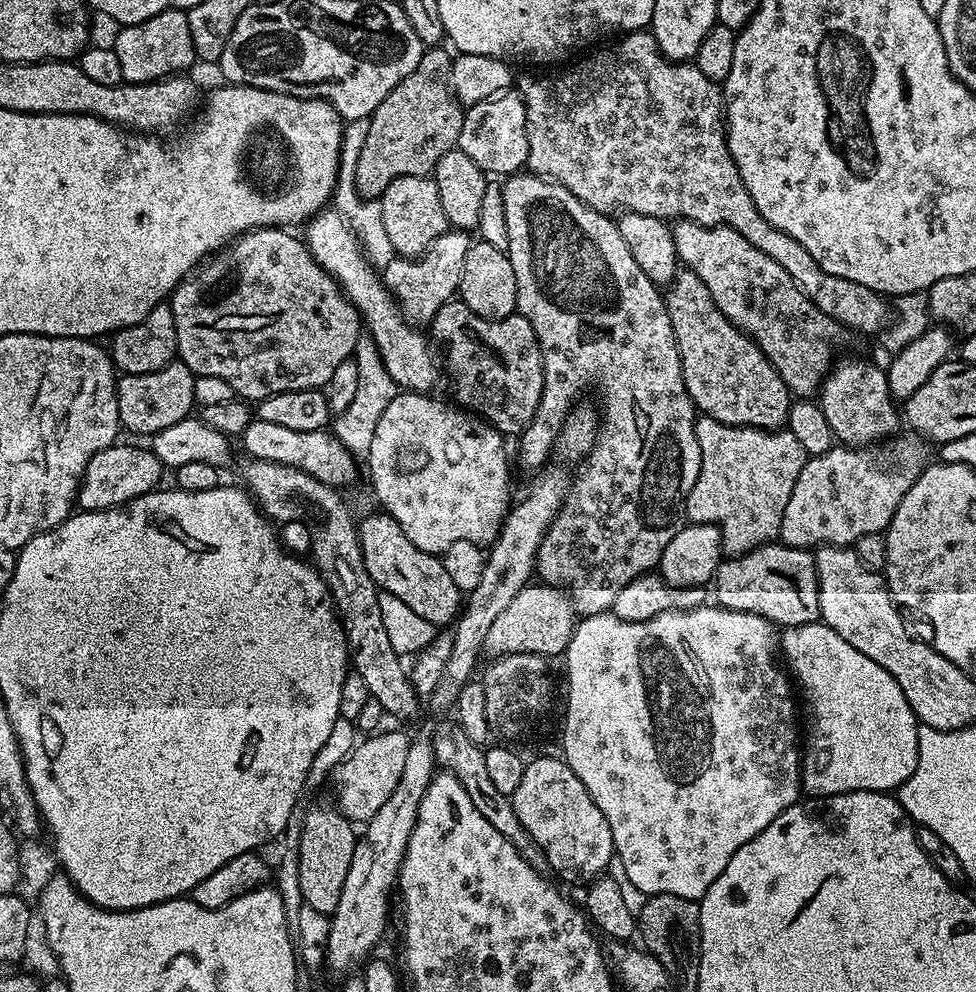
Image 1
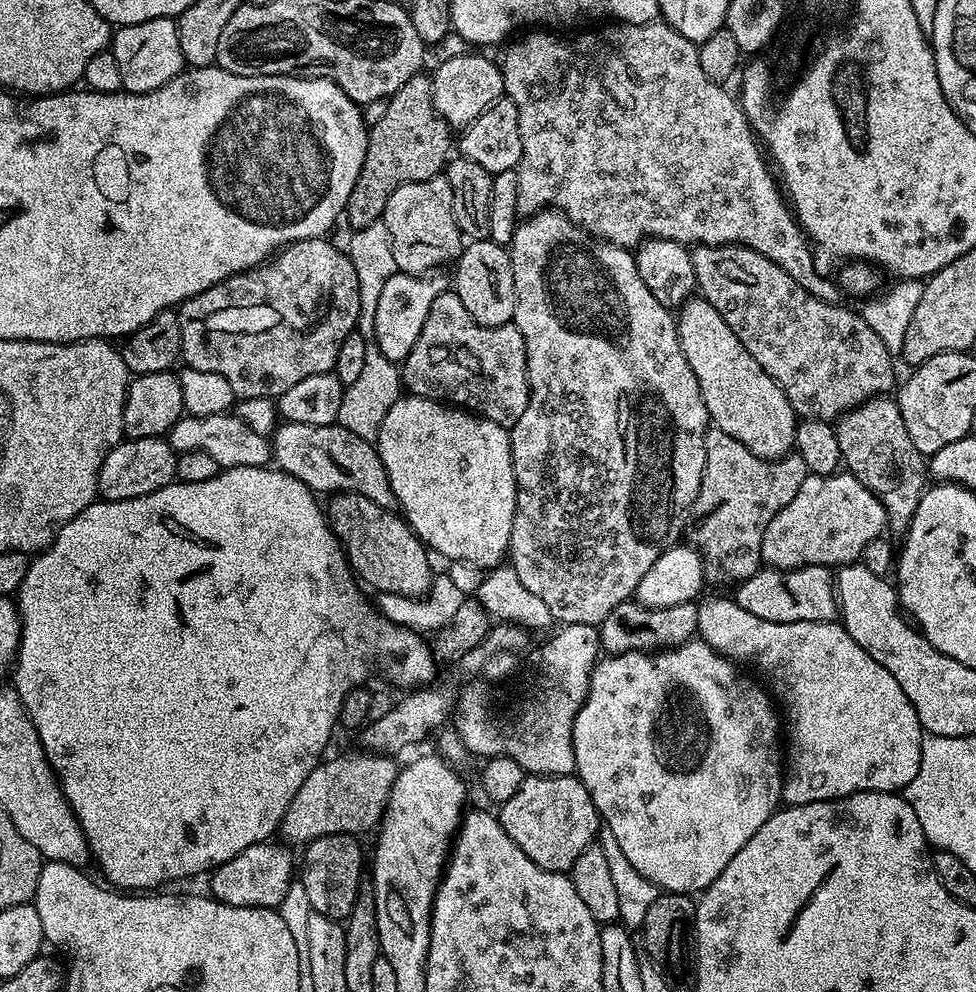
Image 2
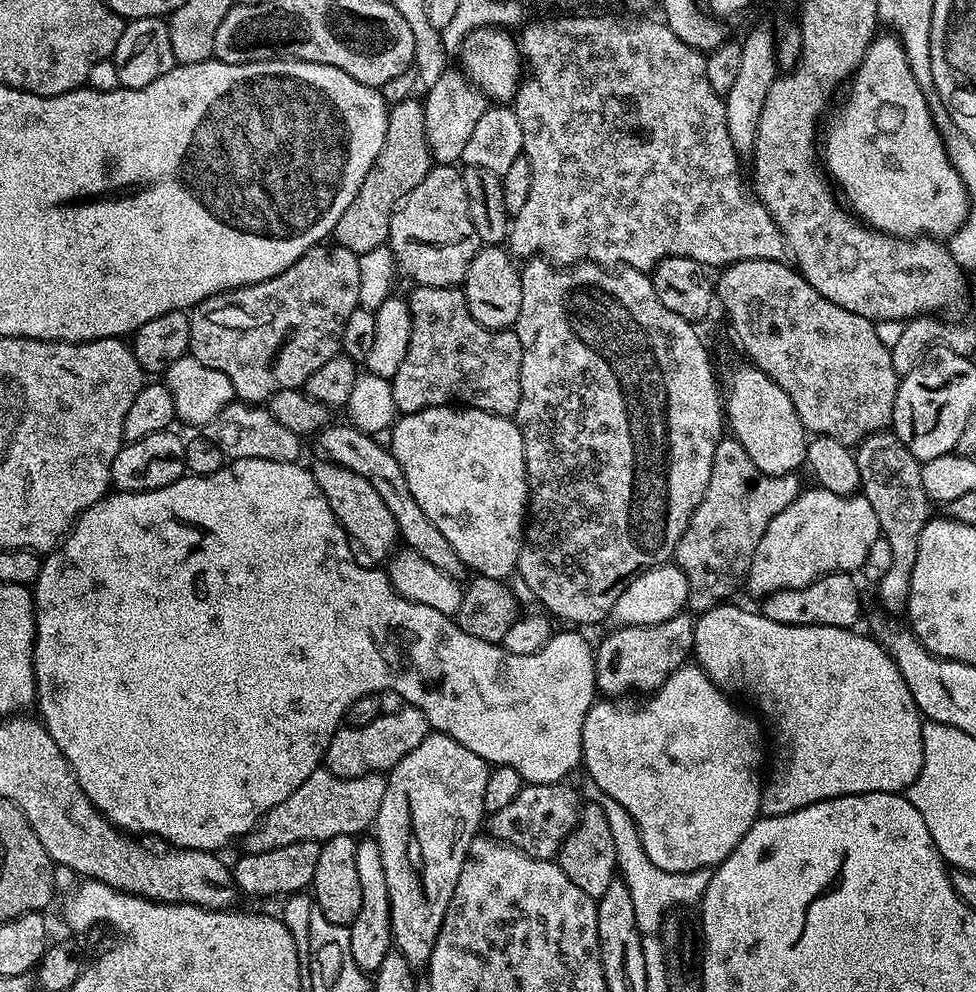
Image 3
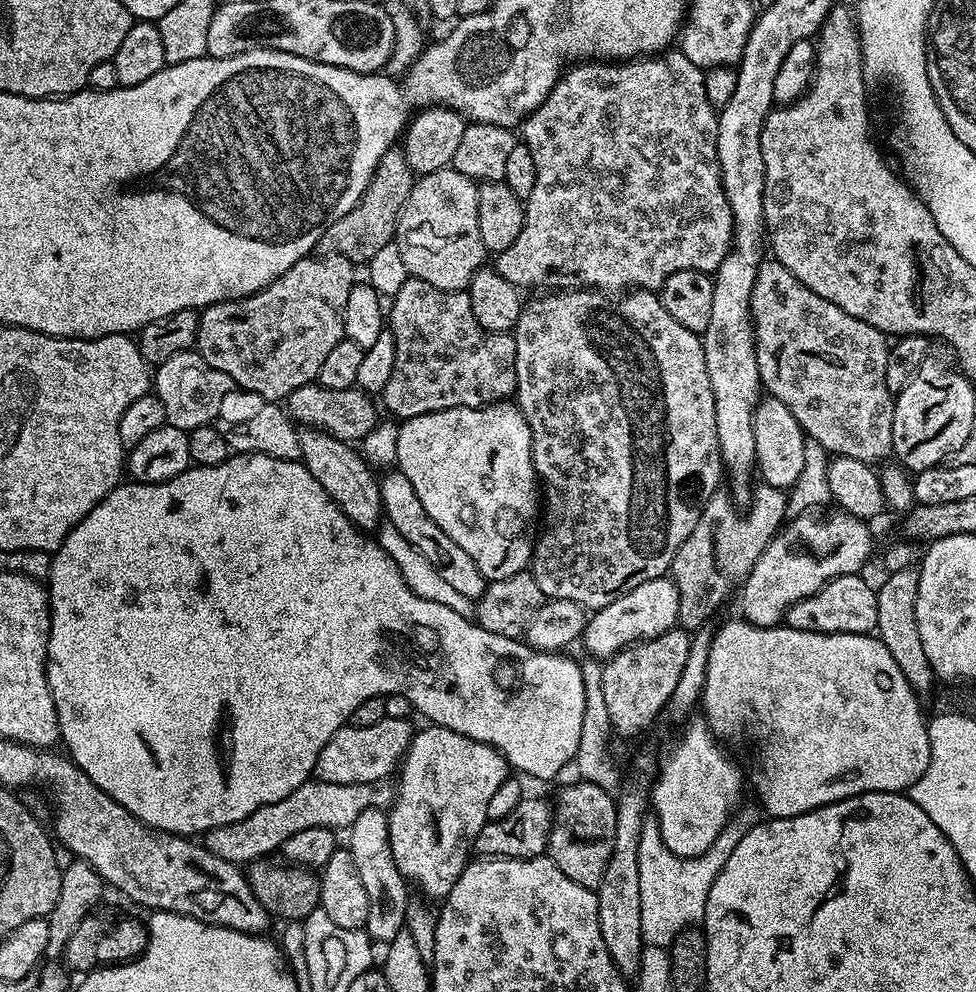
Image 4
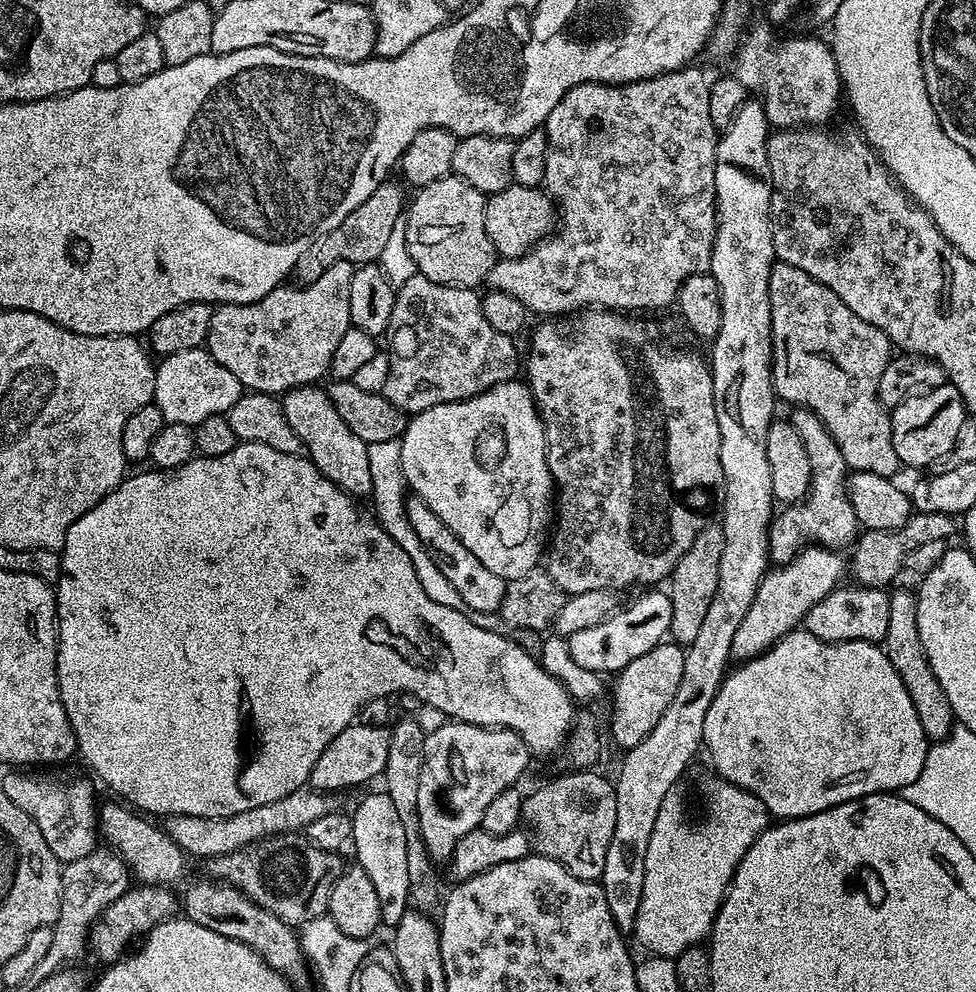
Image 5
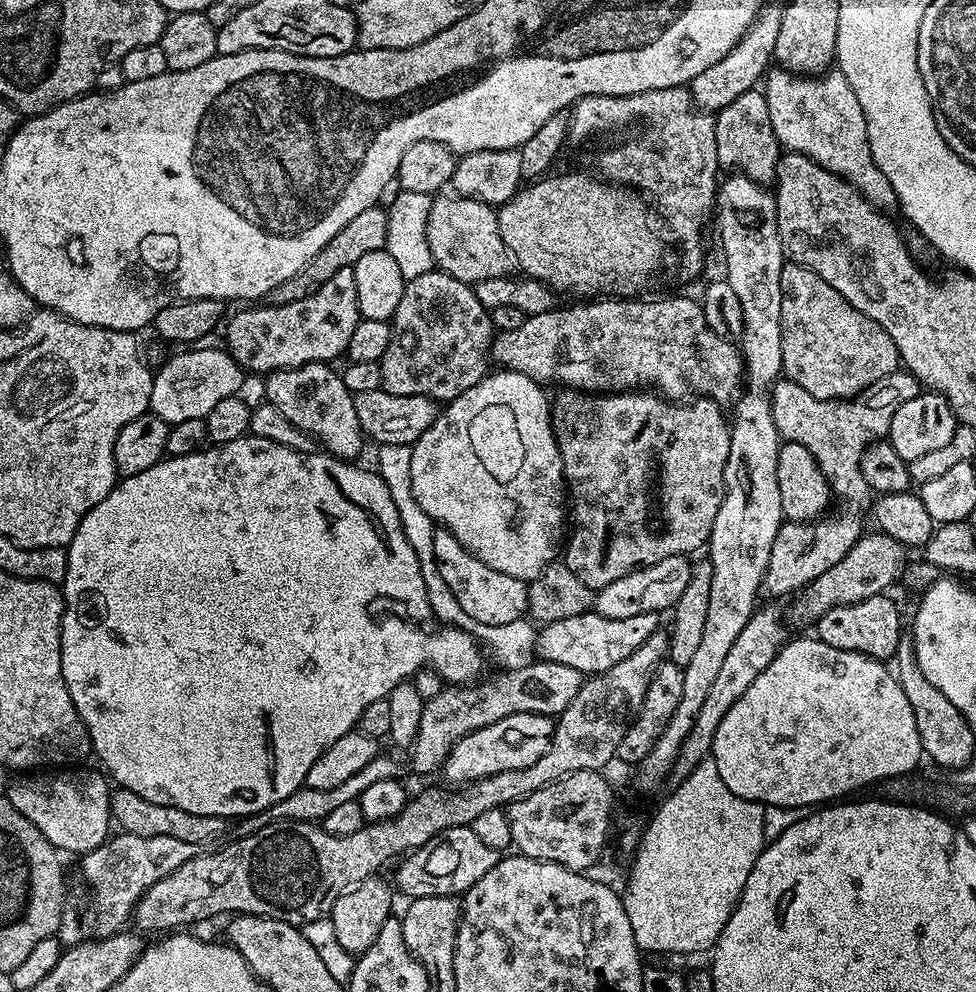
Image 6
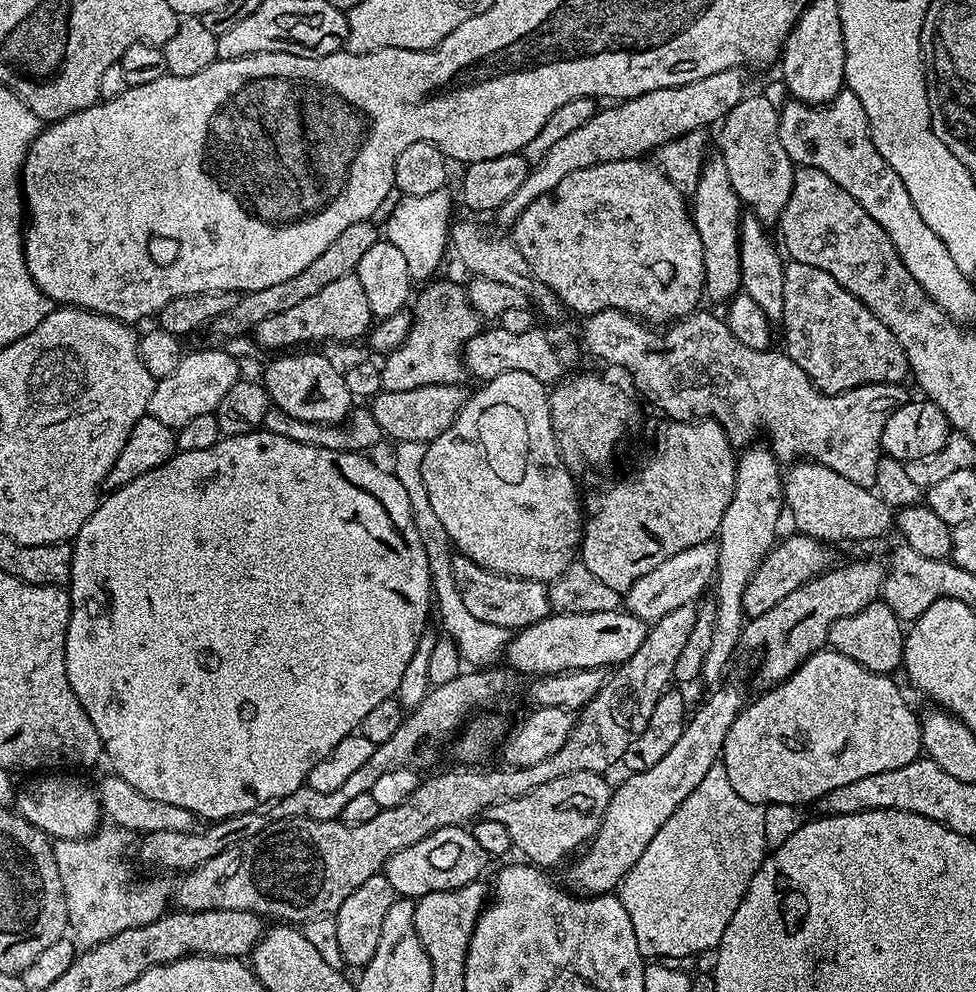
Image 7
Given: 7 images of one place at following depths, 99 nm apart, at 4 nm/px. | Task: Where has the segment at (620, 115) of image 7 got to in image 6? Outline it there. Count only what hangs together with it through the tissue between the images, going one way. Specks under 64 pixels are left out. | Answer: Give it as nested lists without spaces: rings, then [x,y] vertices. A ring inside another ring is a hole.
[[[772,2],[764,3],[754,22],[744,31],[744,36],[734,46],[734,50],[730,50],[730,54],[726,54],[722,62],[714,62],[710,70],[702,70],[702,74],[698,74],[698,78],[692,80],[690,91],[697,109],[709,114],[721,112],[723,108],[730,106],[730,102],[734,102],[734,98],[746,94],[746,90],[757,87],[761,83],[774,58],[778,42],[778,26],[782,22],[783,13],[783,7],[779,3],[777,5]]]

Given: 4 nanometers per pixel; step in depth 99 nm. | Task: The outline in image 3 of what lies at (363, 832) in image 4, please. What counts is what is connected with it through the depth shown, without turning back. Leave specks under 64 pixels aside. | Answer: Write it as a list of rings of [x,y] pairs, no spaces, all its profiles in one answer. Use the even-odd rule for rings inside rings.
[[[361,839],[356,845],[358,883],[362,886],[362,910],[358,910],[358,918],[354,918],[354,922],[348,928],[348,933],[350,934],[350,950],[354,954],[354,962],[364,973],[374,974],[382,966],[382,958],[386,958],[386,954],[393,951],[394,948],[392,943],[392,911],[386,886],[386,870],[382,870],[380,847],[377,846],[375,839],[364,839]]]

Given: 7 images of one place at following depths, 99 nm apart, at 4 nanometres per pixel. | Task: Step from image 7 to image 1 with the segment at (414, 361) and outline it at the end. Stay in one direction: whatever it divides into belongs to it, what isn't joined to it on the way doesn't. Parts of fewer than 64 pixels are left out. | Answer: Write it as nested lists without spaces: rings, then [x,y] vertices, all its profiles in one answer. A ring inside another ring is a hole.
[[[453,298],[442,306],[442,310],[438,310],[438,314],[434,314],[430,325],[430,340],[438,352],[440,347],[439,355],[442,357],[443,367],[444,364],[448,367],[448,376],[456,391],[454,400],[459,407],[488,421],[508,438],[519,437],[526,426],[530,426],[542,398],[544,371],[540,343],[534,334],[534,326],[530,326],[527,318],[513,314],[501,320],[487,320],[474,314],[474,310],[470,310],[470,306],[466,306],[463,300]]]

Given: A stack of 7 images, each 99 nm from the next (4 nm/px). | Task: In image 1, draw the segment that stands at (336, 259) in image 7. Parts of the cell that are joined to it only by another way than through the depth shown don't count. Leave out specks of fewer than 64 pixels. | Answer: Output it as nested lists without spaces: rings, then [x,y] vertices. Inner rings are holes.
[[[444,46],[425,47],[416,69],[406,74],[368,117],[370,131],[356,167],[356,188],[362,195],[379,198],[394,178],[435,173],[438,158],[456,147],[465,109],[448,82],[453,57],[447,51]]]

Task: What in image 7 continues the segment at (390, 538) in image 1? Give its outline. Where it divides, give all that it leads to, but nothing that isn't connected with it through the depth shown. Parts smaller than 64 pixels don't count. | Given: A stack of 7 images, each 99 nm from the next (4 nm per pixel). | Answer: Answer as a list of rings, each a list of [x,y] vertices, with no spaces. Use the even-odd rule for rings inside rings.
[[[308,350],[277,355],[280,356],[277,360],[265,366],[262,383],[271,407],[286,410],[290,418],[302,418],[302,422],[339,424],[347,420],[354,407],[354,397],[346,390],[343,371],[339,367],[336,369],[326,357],[304,351]]]

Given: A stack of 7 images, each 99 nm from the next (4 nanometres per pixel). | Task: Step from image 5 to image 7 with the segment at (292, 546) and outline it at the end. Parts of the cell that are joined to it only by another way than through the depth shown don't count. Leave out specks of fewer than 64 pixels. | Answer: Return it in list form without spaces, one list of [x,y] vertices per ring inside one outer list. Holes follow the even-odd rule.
[[[257,430],[257,431],[255,431],[255,432],[251,432],[251,433],[250,433],[250,434],[238,434],[238,435],[237,435],[237,436],[225,436],[225,437],[223,437],[223,438],[222,438],[222,439],[220,439],[220,441],[218,441],[218,442],[217,442],[217,444],[215,444],[215,445],[214,445],[214,446],[210,446],[210,447],[208,447],[208,448],[207,448],[207,450],[190,450],[190,451],[189,451],[189,452],[181,452],[181,451],[177,451],[177,453],[176,453],[176,455],[174,455],[174,456],[171,456],[171,458],[170,458],[170,459],[169,459],[169,460],[167,460],[167,461],[166,461],[166,462],[162,462],[162,466],[158,466],[158,467],[157,467],[157,468],[155,468],[155,469],[154,469],[154,470],[150,470],[150,471],[149,471],[149,472],[147,472],[147,473],[146,473],[146,474],[142,474],[142,475],[141,475],[141,476],[139,476],[139,477],[138,477],[138,478],[134,478],[134,482],[130,482],[130,483],[129,483],[129,484],[127,484],[127,485],[126,485],[126,486],[122,486],[122,487],[121,487],[121,488],[117,488],[117,489],[115,489],[115,490],[112,490],[112,491],[109,491],[109,492],[108,492],[108,493],[107,493],[107,495],[105,495],[105,496],[104,496],[104,497],[103,497],[103,499],[101,499],[101,501],[100,501],[100,503],[99,503],[99,504],[97,504],[97,506],[96,506],[96,509],[95,509],[95,510],[94,510],[94,514],[90,514],[90,518],[86,518],[86,522],[85,522],[85,523],[84,523],[84,525],[83,525],[83,526],[82,526],[82,530],[78,530],[78,534],[77,534],[77,535],[76,535],[76,538],[75,538],[75,541],[74,541],[74,543],[73,543],[73,544],[72,544],[72,578],[71,578],[71,581],[70,581],[70,595],[71,595],[71,598],[72,598],[72,613],[71,613],[71,614],[70,614],[70,622],[69,622],[69,623],[68,623],[68,629],[67,629],[67,630],[66,630],[66,674],[67,674],[67,675],[68,675],[68,677],[69,677],[69,678],[70,678],[70,686],[71,686],[71,687],[72,687],[72,689],[73,689],[73,690],[74,690],[74,694],[78,694],[78,702],[82,702],[82,706],[83,706],[83,707],[84,707],[84,709],[85,709],[85,710],[86,710],[86,714],[87,714],[87,715],[88,715],[88,717],[89,717],[89,718],[90,718],[90,722],[94,722],[94,730],[98,730],[98,738],[99,738],[99,739],[100,739],[100,740],[101,740],[101,742],[102,742],[102,743],[104,743],[104,756],[105,756],[105,757],[106,757],[106,760],[109,760],[109,762],[110,762],[110,763],[112,763],[112,768],[111,768],[111,771],[112,771],[112,772],[113,772],[113,773],[115,773],[115,775],[118,775],[118,776],[120,776],[120,777],[122,777],[122,779],[123,779],[123,780],[125,780],[125,781],[126,781],[126,782],[130,782],[130,786],[134,786],[134,790],[138,790],[138,791],[139,791],[139,792],[141,792],[141,793],[142,793],[142,794],[146,794],[146,798],[158,798],[158,802],[170,802],[170,806],[182,806],[182,810],[190,810],[190,811],[191,811],[191,812],[193,812],[193,813],[194,813],[194,815],[196,815],[196,817],[197,817],[197,818],[199,818],[199,819],[200,819],[200,820],[201,820],[201,821],[204,821],[204,822],[215,822],[215,821],[218,821],[218,820],[225,820],[225,819],[226,819],[226,818],[230,818],[230,817],[231,817],[231,816],[237,816],[237,815],[238,815],[238,814],[246,814],[246,813],[247,813],[247,812],[256,812],[256,811],[257,811],[257,810],[260,810],[260,809],[263,809],[263,808],[264,808],[264,807],[265,807],[265,806],[267,806],[267,805],[269,805],[269,804],[271,804],[271,803],[273,803],[273,802],[275,802],[275,801],[277,801],[277,800],[281,800],[281,799],[282,799],[282,797],[283,797],[283,796],[289,796],[289,795],[290,795],[290,794],[294,794],[294,790],[298,790],[298,789],[299,789],[299,788],[302,788],[302,787],[305,787],[305,784],[306,784],[306,781],[307,781],[307,779],[308,779],[308,775],[309,775],[309,774],[310,774],[310,770],[314,770],[314,766],[318,766],[318,762],[322,762],[322,758],[326,758],[326,754],[330,754],[330,750],[334,750],[334,746],[338,746],[338,742],[342,742],[342,738],[346,738],[346,737],[347,737],[347,736],[350,736],[350,735],[353,735],[353,733],[355,733],[355,732],[356,732],[356,731],[357,731],[357,729],[359,729],[359,726],[360,726],[360,723],[361,723],[361,722],[362,722],[362,718],[366,718],[366,714],[370,714],[370,710],[374,710],[374,706],[378,706],[378,702],[382,702],[382,701],[383,701],[383,700],[391,700],[391,699],[393,699],[393,697],[395,697],[395,696],[396,696],[396,691],[397,691],[397,690],[398,690],[398,686],[399,686],[399,685],[400,685],[400,683],[401,683],[401,682],[402,682],[402,670],[406,670],[406,662],[410,662],[410,658],[414,658],[414,646],[418,646],[418,638],[419,638],[419,637],[420,637],[420,635],[421,635],[421,634],[422,634],[422,630],[423,630],[423,629],[424,629],[424,627],[425,627],[425,626],[426,626],[426,625],[427,625],[427,624],[428,624],[428,623],[429,623],[429,620],[428,620],[428,608],[429,608],[429,612],[430,612],[430,601],[431,601],[431,600],[432,600],[432,599],[433,599],[433,596],[434,596],[434,593],[433,593],[433,591],[432,591],[432,575],[431,575],[431,574],[430,574],[430,562],[429,562],[429,561],[428,561],[428,559],[427,559],[427,558],[426,558],[426,550],[425,550],[425,549],[424,549],[424,547],[423,547],[423,546],[422,546],[422,538],[421,538],[421,537],[420,537],[420,535],[419,535],[419,534],[418,534],[418,526],[414,526],[414,514],[413,514],[413,513],[412,513],[412,507],[411,507],[411,506],[410,506],[410,498],[406,498],[406,490],[402,490],[402,482],[398,482],[398,478],[397,478],[397,477],[396,477],[396,476],[395,476],[395,474],[393,474],[393,473],[392,473],[392,472],[391,472],[391,471],[389,471],[389,469],[388,469],[388,472],[387,472],[387,470],[386,470],[386,469],[384,469],[384,468],[379,468],[379,466],[378,466],[378,465],[376,465],[376,464],[375,464],[375,462],[374,462],[374,461],[372,461],[372,460],[367,460],[367,458],[366,458],[366,457],[367,457],[367,455],[364,455],[364,454],[361,454],[361,453],[358,453],[358,452],[339,452],[339,451],[338,451],[338,450],[326,450],[326,449],[325,449],[325,448],[319,448],[319,447],[318,447],[318,446],[306,446],[306,445],[305,445],[305,444],[303,444],[303,443],[302,443],[302,442],[294,442],[294,438],[282,438],[282,434],[270,434],[270,433],[269,433],[269,432],[265,432],[265,431],[263,431],[263,430]]]

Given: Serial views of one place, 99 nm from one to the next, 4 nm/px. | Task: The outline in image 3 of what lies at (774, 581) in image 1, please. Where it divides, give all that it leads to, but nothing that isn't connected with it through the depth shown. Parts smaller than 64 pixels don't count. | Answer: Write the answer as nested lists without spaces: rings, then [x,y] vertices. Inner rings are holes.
[[[829,572],[801,588],[787,588],[763,597],[762,614],[786,626],[834,626],[835,628],[857,627],[860,620],[860,592],[853,577],[847,572]]]

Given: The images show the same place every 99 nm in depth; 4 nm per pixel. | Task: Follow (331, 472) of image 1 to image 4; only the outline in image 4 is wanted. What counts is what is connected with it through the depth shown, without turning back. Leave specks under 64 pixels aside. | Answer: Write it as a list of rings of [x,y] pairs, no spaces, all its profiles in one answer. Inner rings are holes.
[[[398,470],[385,472],[388,473],[381,475],[378,483],[382,512],[387,523],[392,524],[402,534],[402,538],[406,538],[406,542],[410,542],[410,546],[414,546],[414,550],[418,550],[418,554],[422,554],[422,558],[426,558],[426,562],[430,562],[430,566],[434,566],[434,570],[442,574],[442,579],[454,590],[458,590],[458,594],[473,602],[479,600],[480,595],[484,593],[486,581],[482,570],[474,566],[474,558],[470,558],[470,554],[466,554],[466,550],[462,550],[462,546],[458,546],[458,542],[454,542],[454,538],[450,538],[450,534],[442,530],[442,526],[438,526],[428,517],[406,474]]]

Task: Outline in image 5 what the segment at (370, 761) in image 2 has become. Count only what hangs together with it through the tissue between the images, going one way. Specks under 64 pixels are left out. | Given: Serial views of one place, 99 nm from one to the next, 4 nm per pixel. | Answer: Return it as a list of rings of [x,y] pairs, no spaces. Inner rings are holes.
[[[311,786],[300,788],[278,802],[266,802],[266,806],[254,806],[254,810],[242,810],[242,814],[222,818],[198,818],[197,816],[170,816],[163,821],[162,828],[177,846],[189,857],[229,856],[231,852],[242,850],[248,844],[265,840],[287,832],[303,833],[322,814],[337,811],[337,797],[316,791]]]

